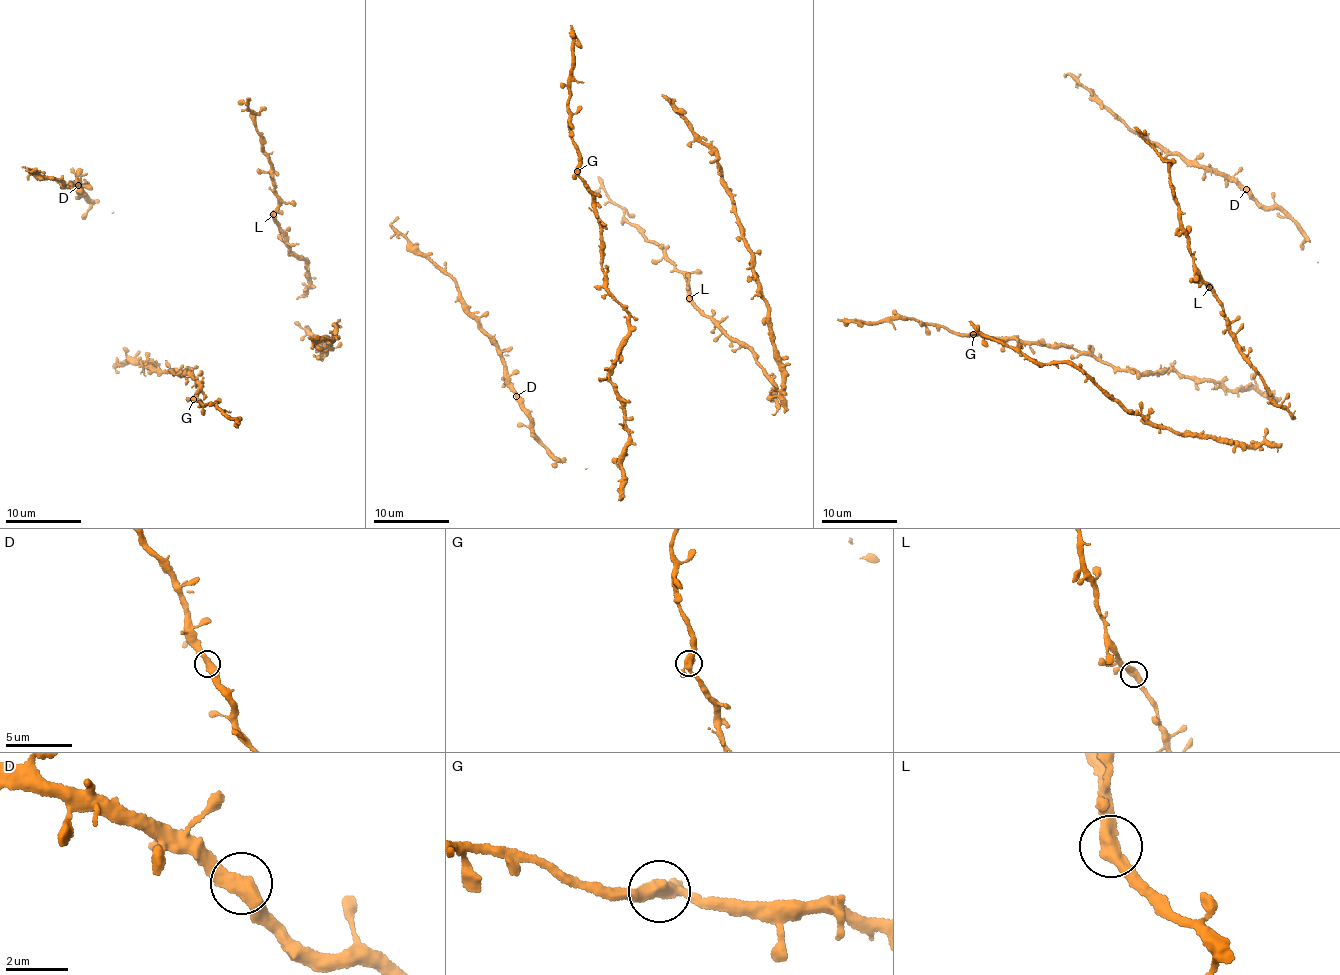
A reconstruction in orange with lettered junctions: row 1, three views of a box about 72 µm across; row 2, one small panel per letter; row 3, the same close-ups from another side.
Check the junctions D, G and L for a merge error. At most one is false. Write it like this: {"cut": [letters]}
{"cut": []}

